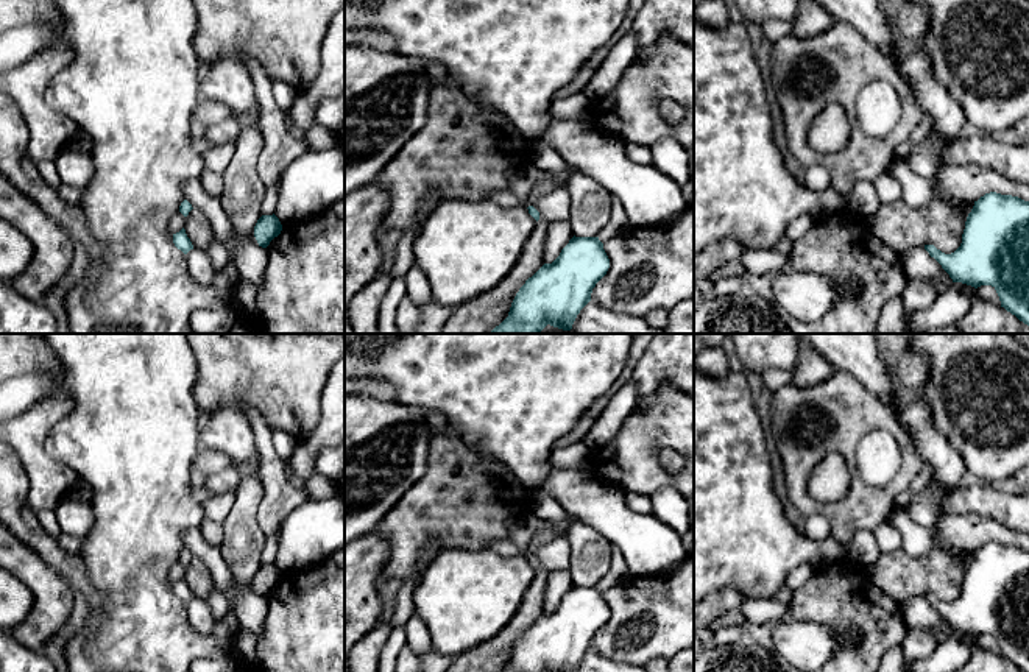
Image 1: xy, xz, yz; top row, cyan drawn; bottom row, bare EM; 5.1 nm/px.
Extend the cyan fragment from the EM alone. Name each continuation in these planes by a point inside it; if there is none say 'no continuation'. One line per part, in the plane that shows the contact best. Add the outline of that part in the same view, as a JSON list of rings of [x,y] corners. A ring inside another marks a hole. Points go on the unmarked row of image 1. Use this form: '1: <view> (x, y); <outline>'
no continuation

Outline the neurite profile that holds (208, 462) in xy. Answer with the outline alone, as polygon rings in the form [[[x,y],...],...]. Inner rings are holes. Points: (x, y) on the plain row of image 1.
[[[200,447],[193,462],[193,469],[204,476],[217,474],[229,466],[235,466],[235,463],[228,455],[207,447]]]

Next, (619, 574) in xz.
[[[613,547],[611,568],[610,572],[603,577],[599,585],[599,589],[603,592],[606,589],[624,585],[631,577],[627,563],[619,549]]]

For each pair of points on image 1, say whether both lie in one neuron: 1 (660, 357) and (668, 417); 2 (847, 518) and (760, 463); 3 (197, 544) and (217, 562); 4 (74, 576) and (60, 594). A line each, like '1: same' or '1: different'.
1: different
2: different
3: same
4: different

